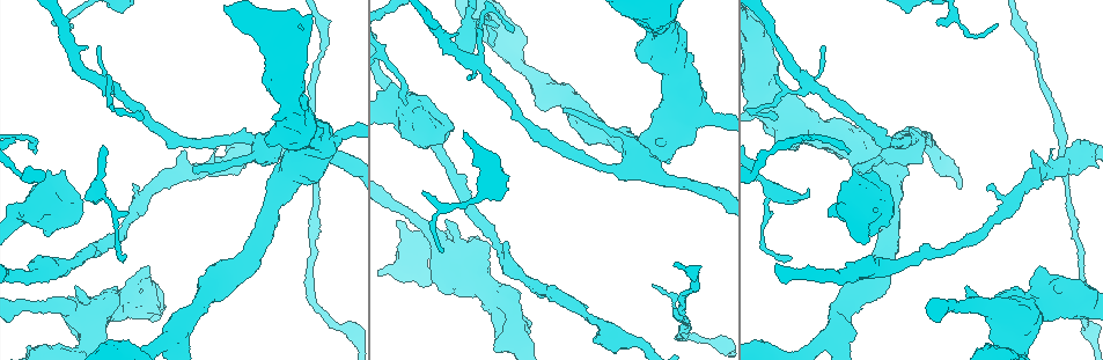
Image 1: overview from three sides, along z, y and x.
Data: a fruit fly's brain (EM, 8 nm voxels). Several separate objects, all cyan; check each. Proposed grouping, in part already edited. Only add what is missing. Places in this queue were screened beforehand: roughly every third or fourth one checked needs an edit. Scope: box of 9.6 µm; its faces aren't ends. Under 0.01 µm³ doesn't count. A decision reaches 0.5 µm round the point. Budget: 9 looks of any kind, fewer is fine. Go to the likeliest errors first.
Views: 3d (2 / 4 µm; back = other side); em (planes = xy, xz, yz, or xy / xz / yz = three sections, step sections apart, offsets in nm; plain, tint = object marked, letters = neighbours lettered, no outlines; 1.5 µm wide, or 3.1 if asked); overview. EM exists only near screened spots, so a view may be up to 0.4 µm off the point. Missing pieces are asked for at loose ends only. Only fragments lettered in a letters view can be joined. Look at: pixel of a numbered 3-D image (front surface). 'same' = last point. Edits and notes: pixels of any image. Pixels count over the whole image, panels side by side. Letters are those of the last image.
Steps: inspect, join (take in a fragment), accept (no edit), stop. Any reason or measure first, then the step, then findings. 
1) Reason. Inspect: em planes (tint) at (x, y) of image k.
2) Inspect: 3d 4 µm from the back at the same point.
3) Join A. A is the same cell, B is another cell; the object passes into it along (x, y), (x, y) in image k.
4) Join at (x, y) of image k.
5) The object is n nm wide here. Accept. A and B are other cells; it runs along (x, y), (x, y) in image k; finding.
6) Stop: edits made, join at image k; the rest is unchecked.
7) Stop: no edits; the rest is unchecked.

Free end. Inspect: em yz step 8 (plain) at (808, 189) of image 1.

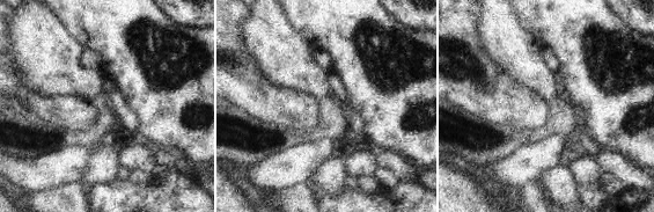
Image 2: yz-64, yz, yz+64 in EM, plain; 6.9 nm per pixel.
Inspect: em yz step 8 (tint) at the same point.

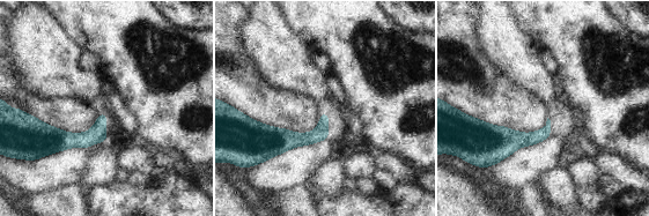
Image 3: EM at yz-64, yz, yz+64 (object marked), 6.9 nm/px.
Inspect: em yz step 8 (letters) at the same point.

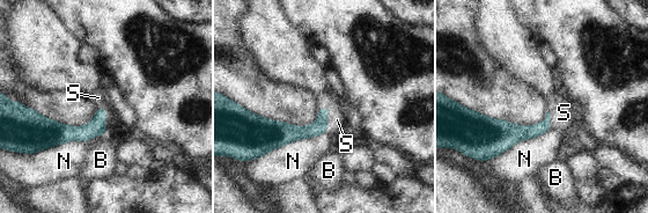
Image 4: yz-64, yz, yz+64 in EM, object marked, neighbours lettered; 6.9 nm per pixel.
The longest contact is with N, 480 nm. Join at (98, 97) of image 4. S is the same cell, B and N are other cells; the object passes into it along (96, 126), (104, 119), (98, 97) in image 4; it goes on there.

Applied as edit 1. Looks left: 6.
Free end. Inspect: em planes (letters) at (76, 287) of image 1.

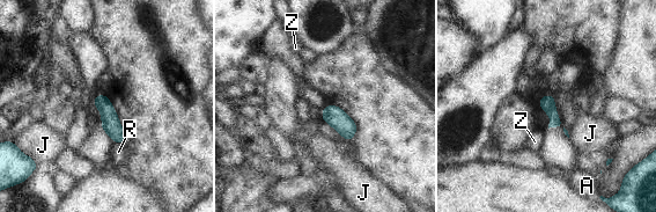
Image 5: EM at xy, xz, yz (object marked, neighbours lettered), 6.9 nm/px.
Accept. A, J, R and Z are other cells; a border runs along (560, 121), (569, 137) in image 5; none of them fits.

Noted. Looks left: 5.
Free end. Inspect: em yz step 4 (letters) at (507, 243) of image 1.

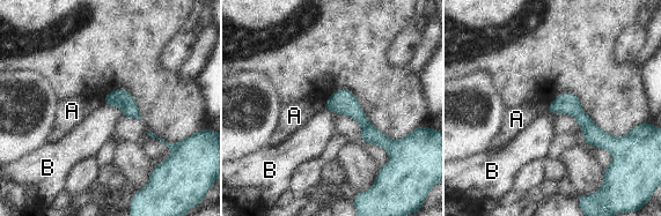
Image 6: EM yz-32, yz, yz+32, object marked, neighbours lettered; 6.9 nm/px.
Cut it another way. Inspect: em planes (letters) at the same point.

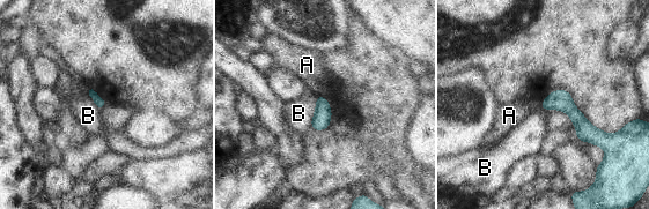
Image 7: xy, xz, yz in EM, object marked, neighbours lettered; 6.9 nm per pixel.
Accept. A and B are other cells; a border runs along (317, 96), (310, 127) in image 7; no lettered fragment goes on from it.

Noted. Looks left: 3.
Tapers out. Inspect: em planes (letters) at (825, 48) of image 1.

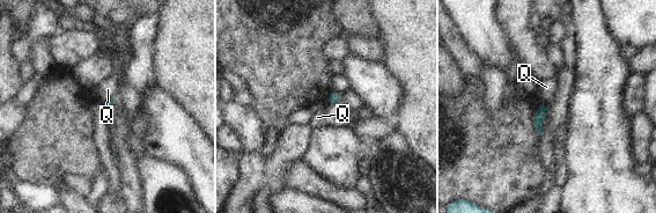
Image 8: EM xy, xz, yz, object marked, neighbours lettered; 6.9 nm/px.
Accept. Q is another cell; a border runs along (112, 97), (104, 104) in image 8; no lettered fragment goes on from it.

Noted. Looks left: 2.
Stop: edits made, join at image 4; the rest is unchecked.

